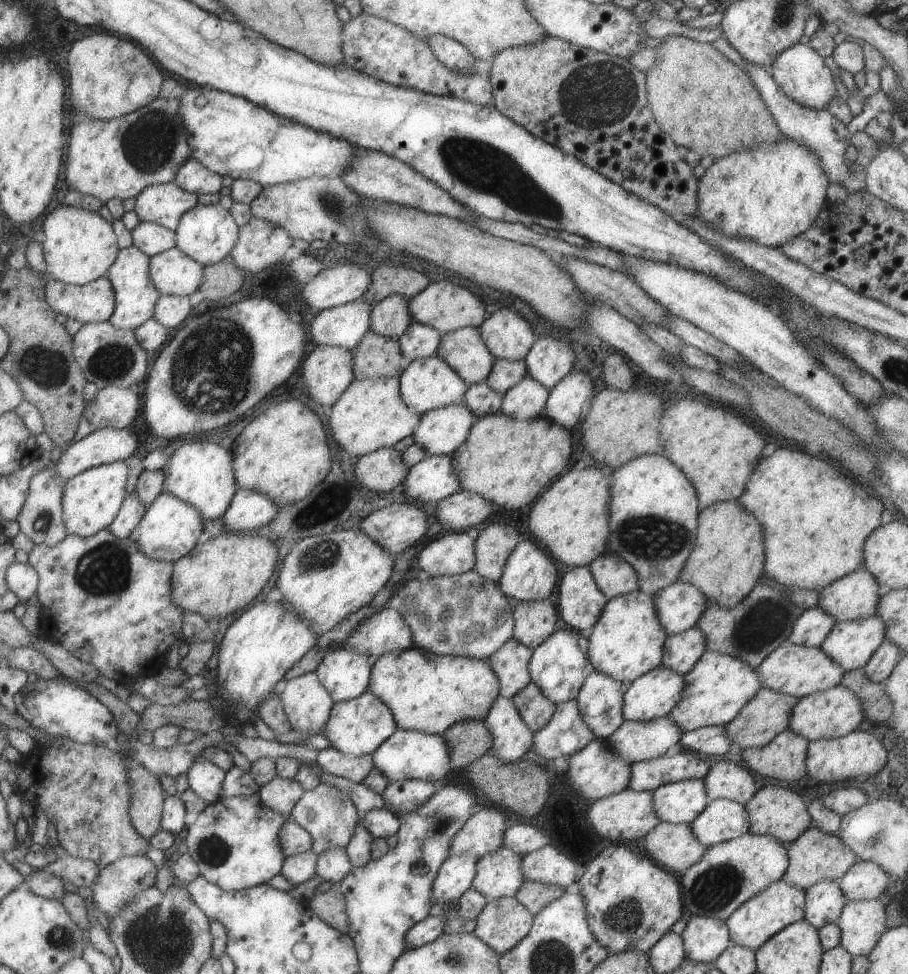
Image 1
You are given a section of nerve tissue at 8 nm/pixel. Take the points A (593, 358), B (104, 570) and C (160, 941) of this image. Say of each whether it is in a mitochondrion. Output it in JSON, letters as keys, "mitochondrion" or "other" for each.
{"A":"other","B":"mitochondrion","C":"mitochondrion"}

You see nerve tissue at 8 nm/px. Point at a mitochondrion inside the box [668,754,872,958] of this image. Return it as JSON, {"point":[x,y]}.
{"point":[715,888]}

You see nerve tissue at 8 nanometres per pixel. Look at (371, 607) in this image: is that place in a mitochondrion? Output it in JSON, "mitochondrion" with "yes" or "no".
{"mitochondrion":"no"}

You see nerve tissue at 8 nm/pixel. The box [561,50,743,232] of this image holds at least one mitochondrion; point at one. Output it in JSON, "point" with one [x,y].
{"point":[612,78]}

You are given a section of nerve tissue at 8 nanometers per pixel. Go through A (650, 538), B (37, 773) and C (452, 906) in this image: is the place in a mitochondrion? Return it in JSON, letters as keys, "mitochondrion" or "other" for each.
{"A":"mitochondrion","B":"other","C":"other"}

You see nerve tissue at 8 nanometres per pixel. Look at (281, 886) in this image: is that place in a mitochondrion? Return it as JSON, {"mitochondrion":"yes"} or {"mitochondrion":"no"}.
{"mitochondrion":"no"}

